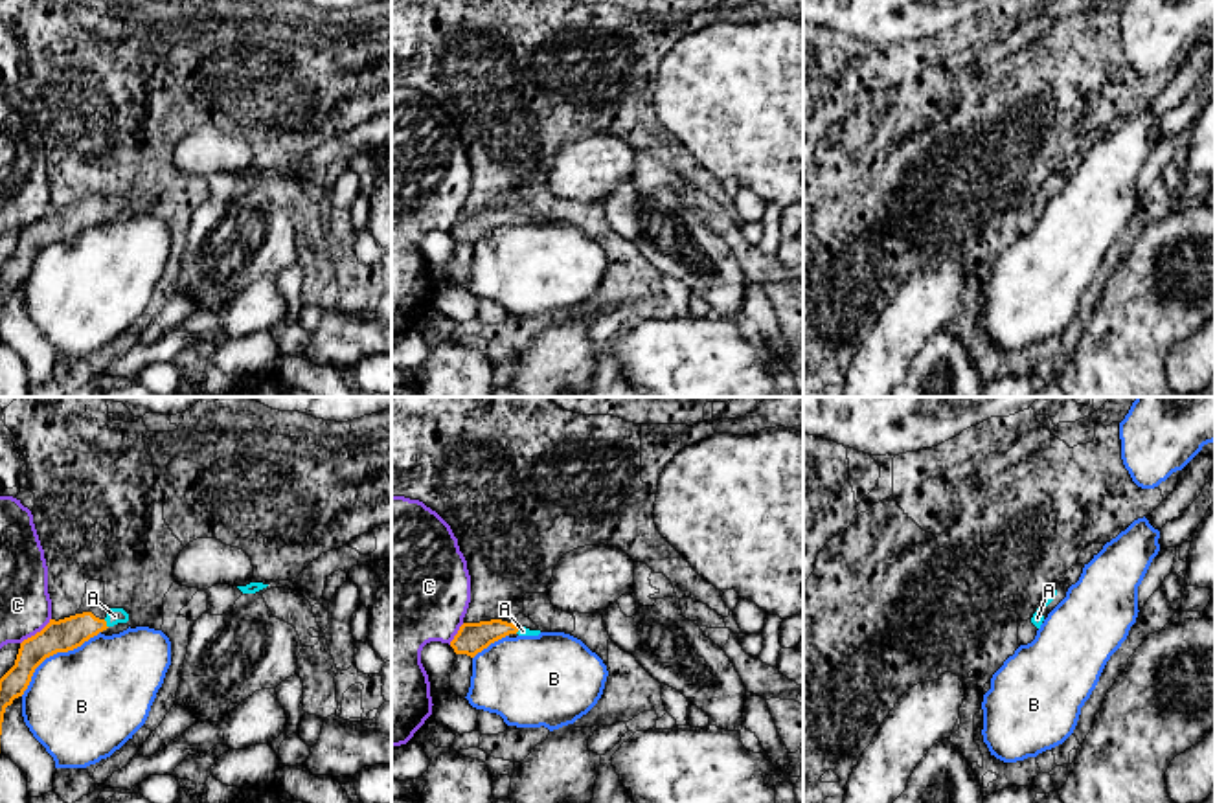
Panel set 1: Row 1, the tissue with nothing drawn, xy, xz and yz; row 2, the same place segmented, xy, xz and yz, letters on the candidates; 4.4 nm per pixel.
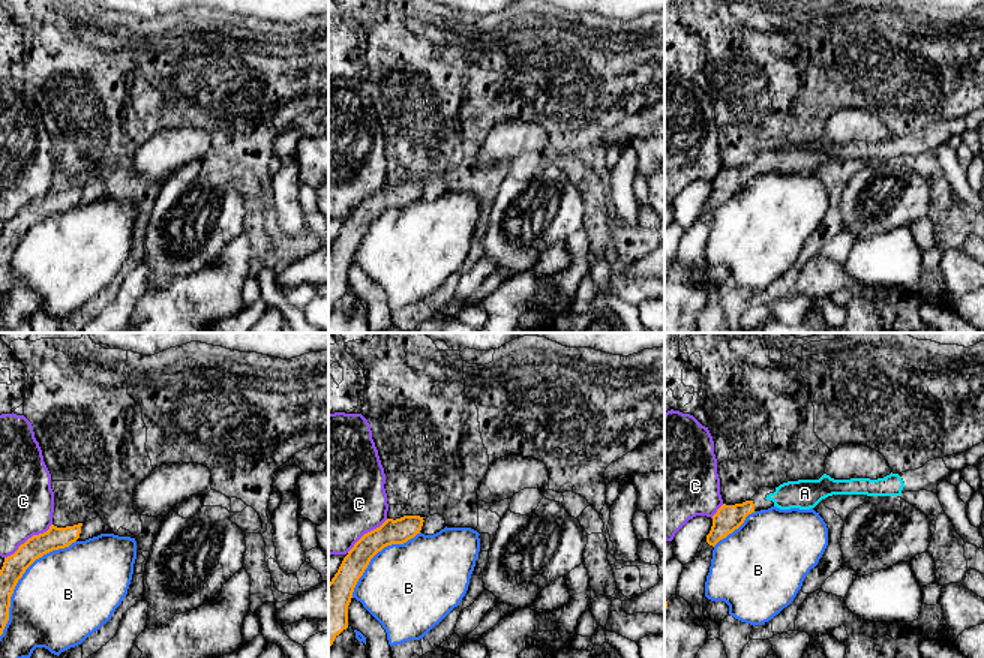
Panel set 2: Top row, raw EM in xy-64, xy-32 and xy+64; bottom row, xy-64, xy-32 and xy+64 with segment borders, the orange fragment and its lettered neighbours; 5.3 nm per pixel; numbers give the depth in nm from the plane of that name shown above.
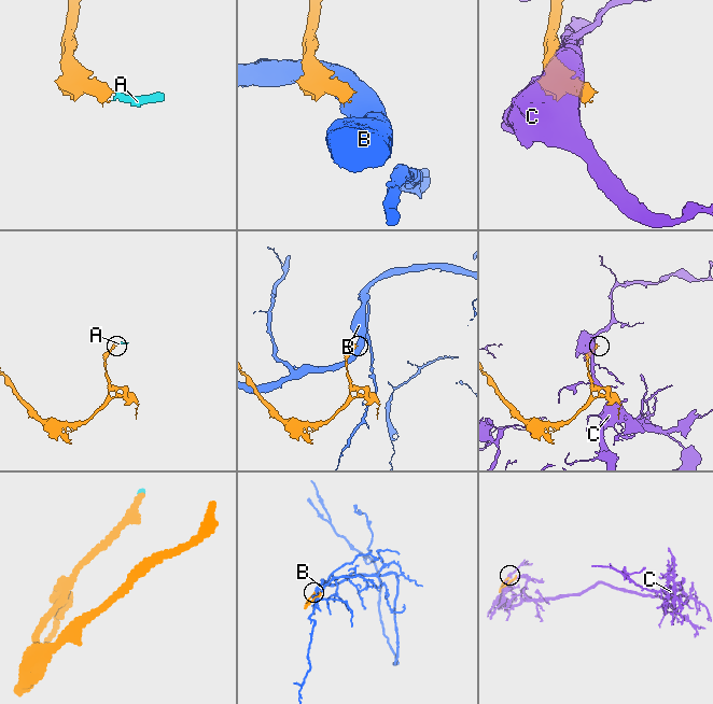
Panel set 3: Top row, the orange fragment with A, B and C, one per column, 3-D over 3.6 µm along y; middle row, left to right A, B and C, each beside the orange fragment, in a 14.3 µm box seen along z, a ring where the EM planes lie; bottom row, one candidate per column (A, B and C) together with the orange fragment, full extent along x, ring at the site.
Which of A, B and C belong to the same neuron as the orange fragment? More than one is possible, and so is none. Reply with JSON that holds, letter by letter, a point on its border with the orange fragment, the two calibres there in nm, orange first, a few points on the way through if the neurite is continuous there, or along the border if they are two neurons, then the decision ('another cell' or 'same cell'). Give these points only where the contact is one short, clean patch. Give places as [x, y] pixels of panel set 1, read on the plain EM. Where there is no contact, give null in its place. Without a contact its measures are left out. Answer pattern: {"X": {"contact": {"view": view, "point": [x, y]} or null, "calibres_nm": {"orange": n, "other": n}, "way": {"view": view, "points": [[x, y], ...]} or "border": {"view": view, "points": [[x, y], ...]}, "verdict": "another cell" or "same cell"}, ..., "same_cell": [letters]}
{"A": {"contact": {"view": "xy", "point": [105, 212]}, "calibres_nm": {"orange": 140, "other": 70}, "way": {"view": "xy", "points": [[57, 225], [85, 214], [105, 212], [114, 204]]}, "verdict": "same cell"}, "B": {"contact": {"view": "xy", "point": [54, 241]}, "calibres_nm": {"orange": 140, "other": 460}, "verdict": "another cell"}, "C": {"contact": {"view": "xy", "point": [37, 221]}, "calibres_nm": {"orange": 140, "other": 220}, "verdict": "another cell"}, "same_cell": ["A"]}

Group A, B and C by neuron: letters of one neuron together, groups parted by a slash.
A / B / C

